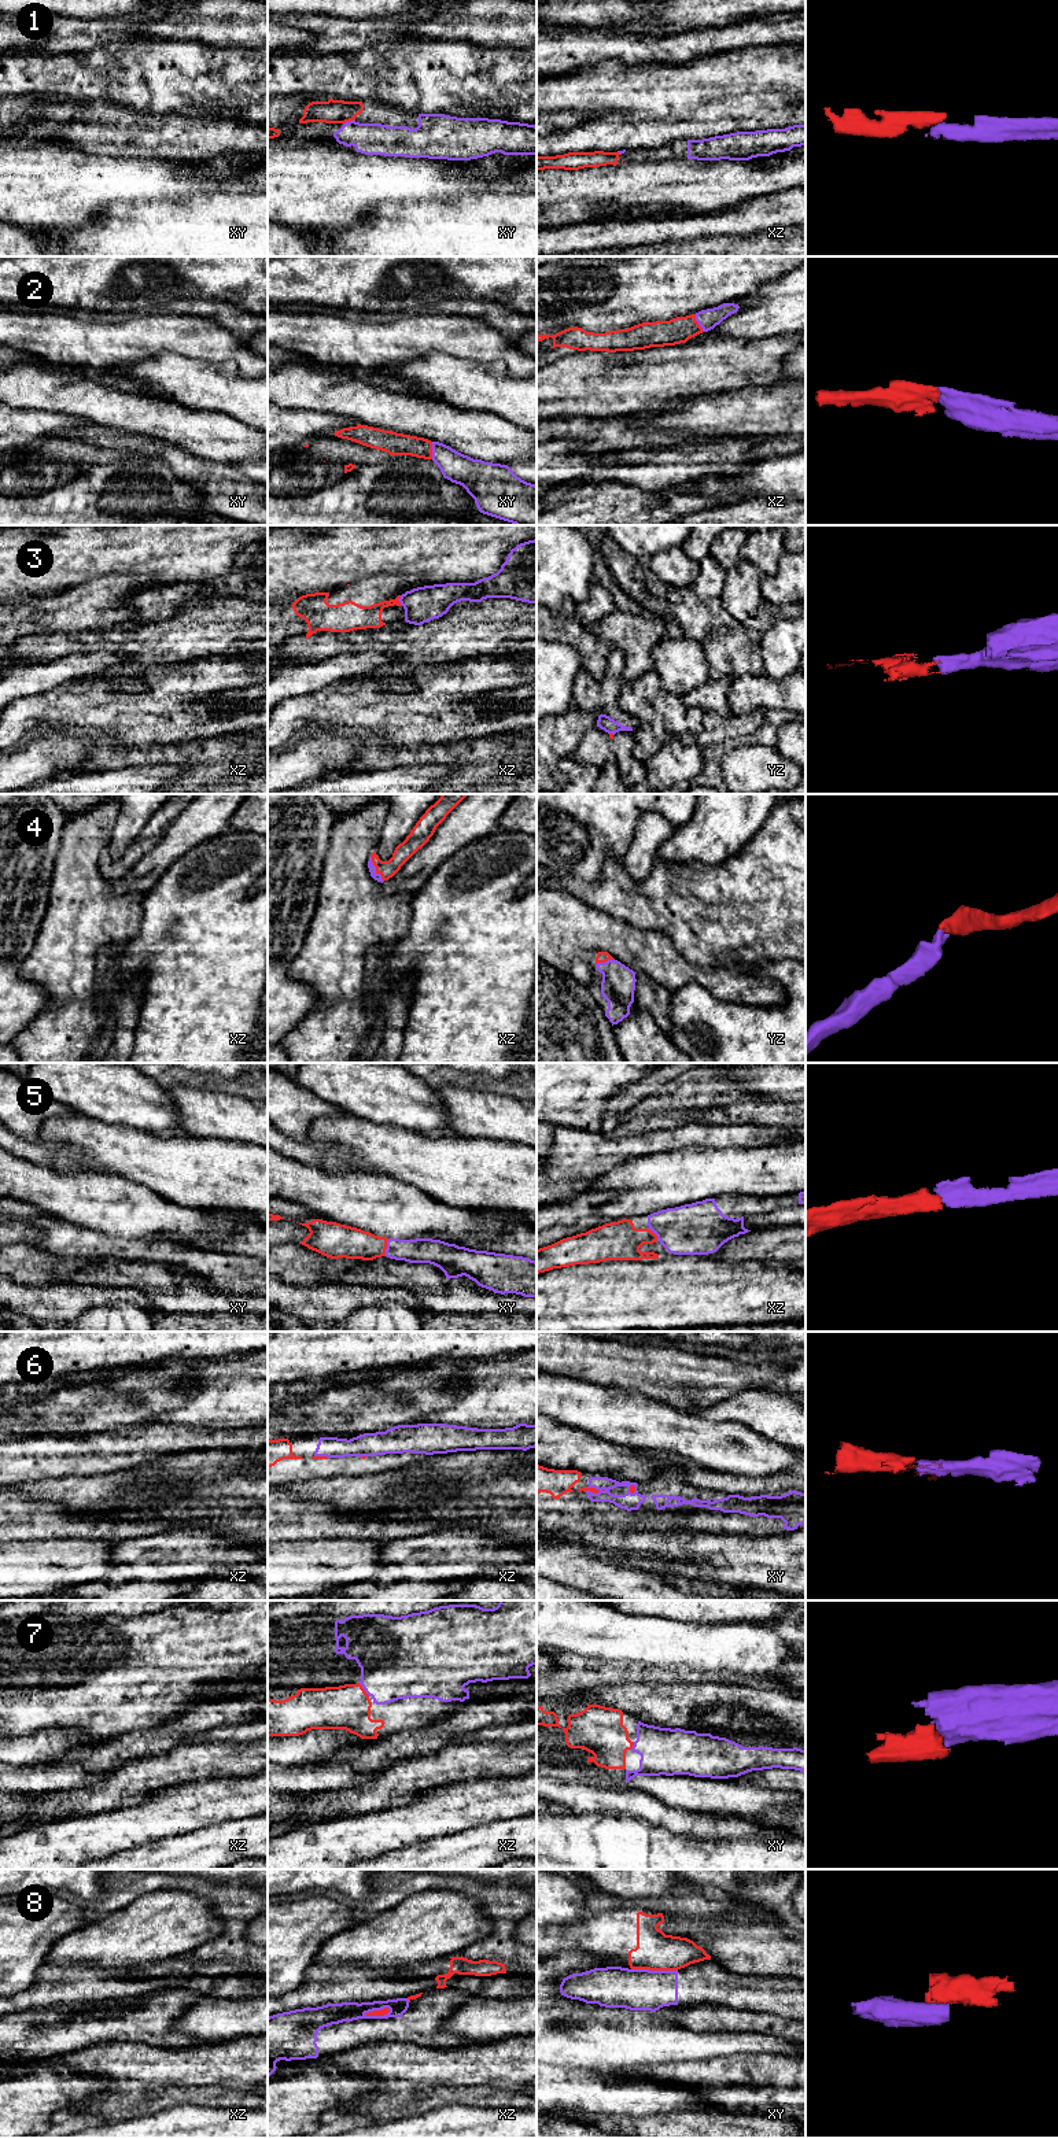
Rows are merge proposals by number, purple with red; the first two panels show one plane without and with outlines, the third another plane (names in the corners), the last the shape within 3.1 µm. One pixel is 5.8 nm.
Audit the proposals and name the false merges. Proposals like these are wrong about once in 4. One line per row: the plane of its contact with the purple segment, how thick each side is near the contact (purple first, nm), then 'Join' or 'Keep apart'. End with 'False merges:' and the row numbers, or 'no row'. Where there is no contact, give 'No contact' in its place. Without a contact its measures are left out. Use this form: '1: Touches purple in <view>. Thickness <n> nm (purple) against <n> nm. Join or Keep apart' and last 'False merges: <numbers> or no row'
1: Touches purple in xy. Thickness 190 nm (purple) against 140 nm. Join
2: Touches purple in xy. Thickness 180 nm (purple) against 130 nm. Join
3: Touches purple in xz. Thickness 200 nm (purple) against 140 nm. Keep apart
4: Touches purple in xz. Thickness 50 nm (purple) against 100 nm. Join
5: Touches purple in xy. Thickness 140 nm (purple) against 190 nm. Join
6: Touches purple in xy. Thickness 100 nm (purple) against 30 nm. Join
7: Touches purple in xz. Thickness 440 nm (purple) against 260 nm. Join
8: Touches purple in xz. Thickness 130 nm (purple) against 40 nm. Keep apart
False merges: 3, 8

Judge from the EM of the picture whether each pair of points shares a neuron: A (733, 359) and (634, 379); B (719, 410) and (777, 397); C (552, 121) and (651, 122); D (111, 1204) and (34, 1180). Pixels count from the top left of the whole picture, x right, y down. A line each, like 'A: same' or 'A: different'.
A: same
B: same
C: different
D: same

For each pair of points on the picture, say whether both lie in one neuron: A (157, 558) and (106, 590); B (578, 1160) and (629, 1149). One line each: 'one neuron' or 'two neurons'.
A: two neurons
B: one neuron

